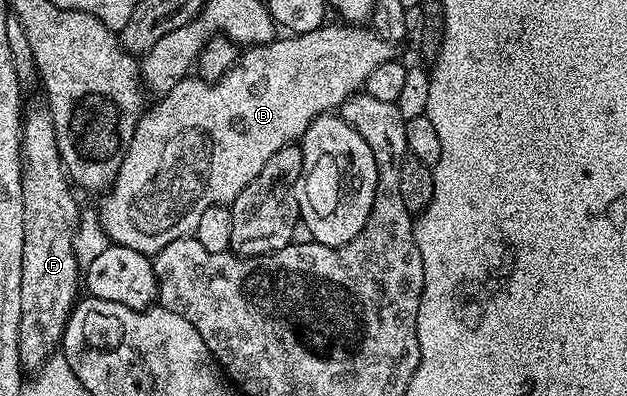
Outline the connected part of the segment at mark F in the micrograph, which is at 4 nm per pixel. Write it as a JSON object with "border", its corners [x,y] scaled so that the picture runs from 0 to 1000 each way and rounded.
{"border":[[[43,270],[35,306],[38,652],[32,702],[32,914],[48,944],[59,942],[89,874],[97,871],[105,816],[128,747],[128,669],[118,629],[128,513],[99,419],[80,275],[65,270]]]}

